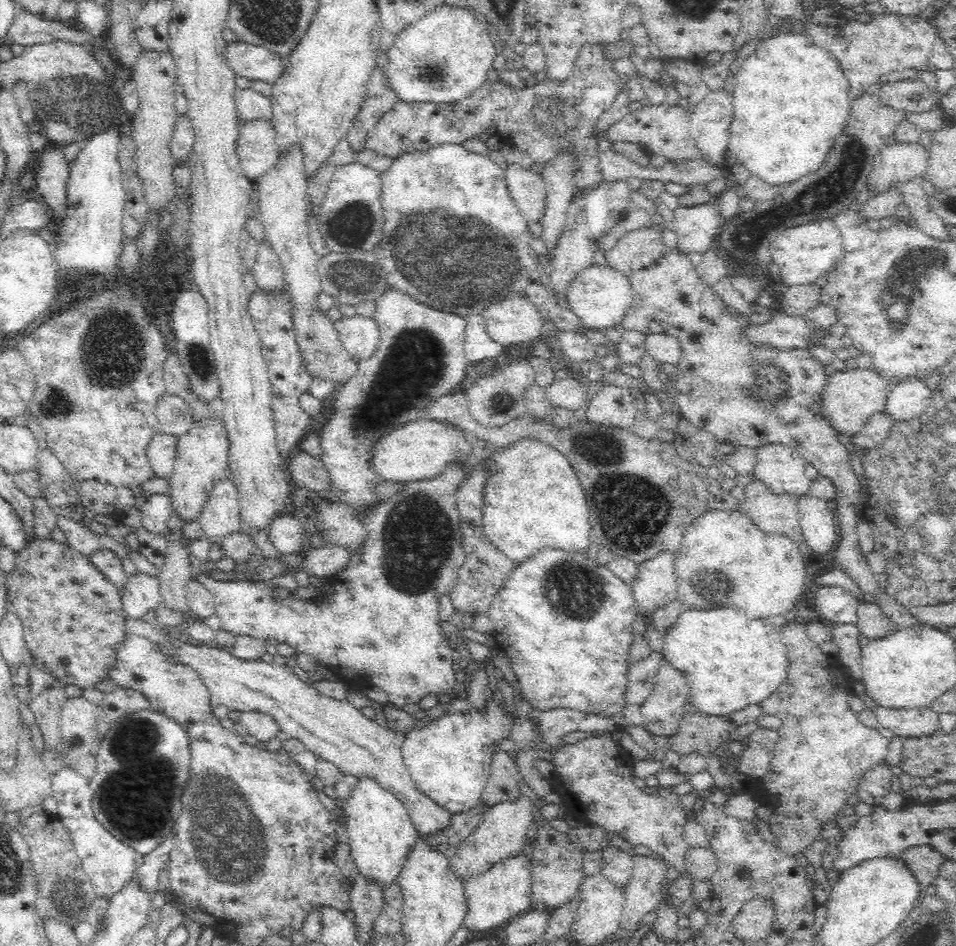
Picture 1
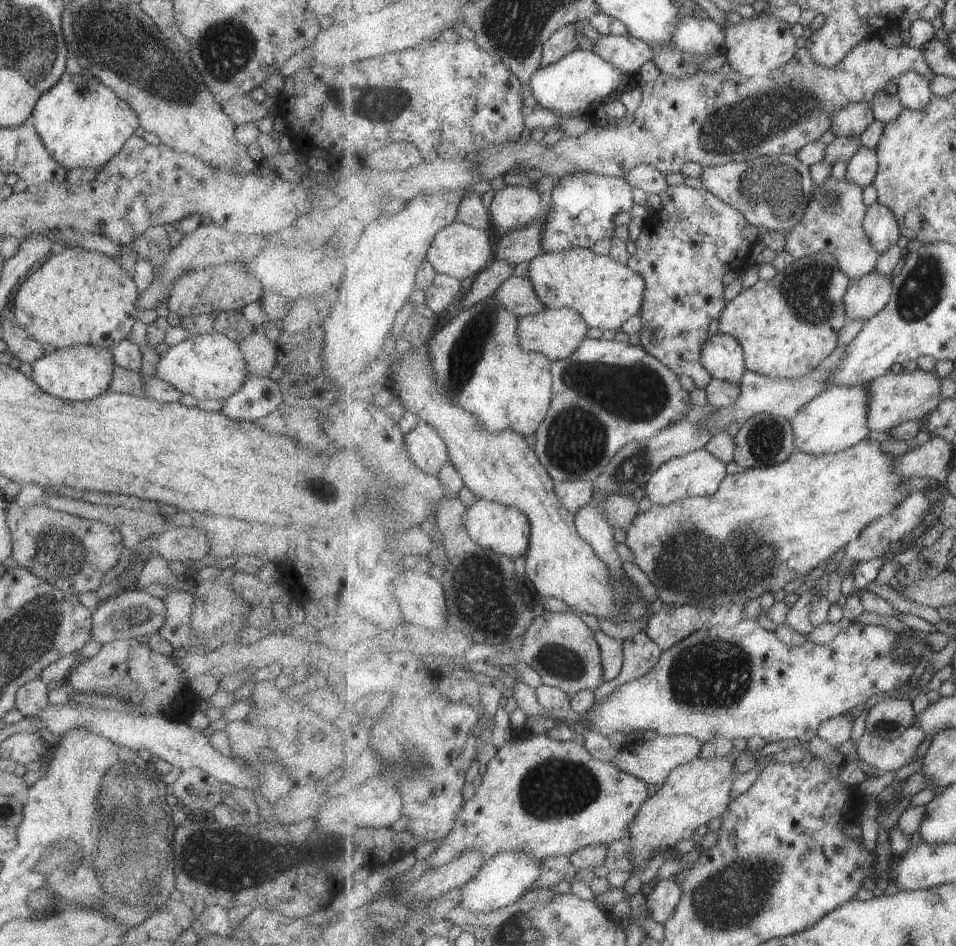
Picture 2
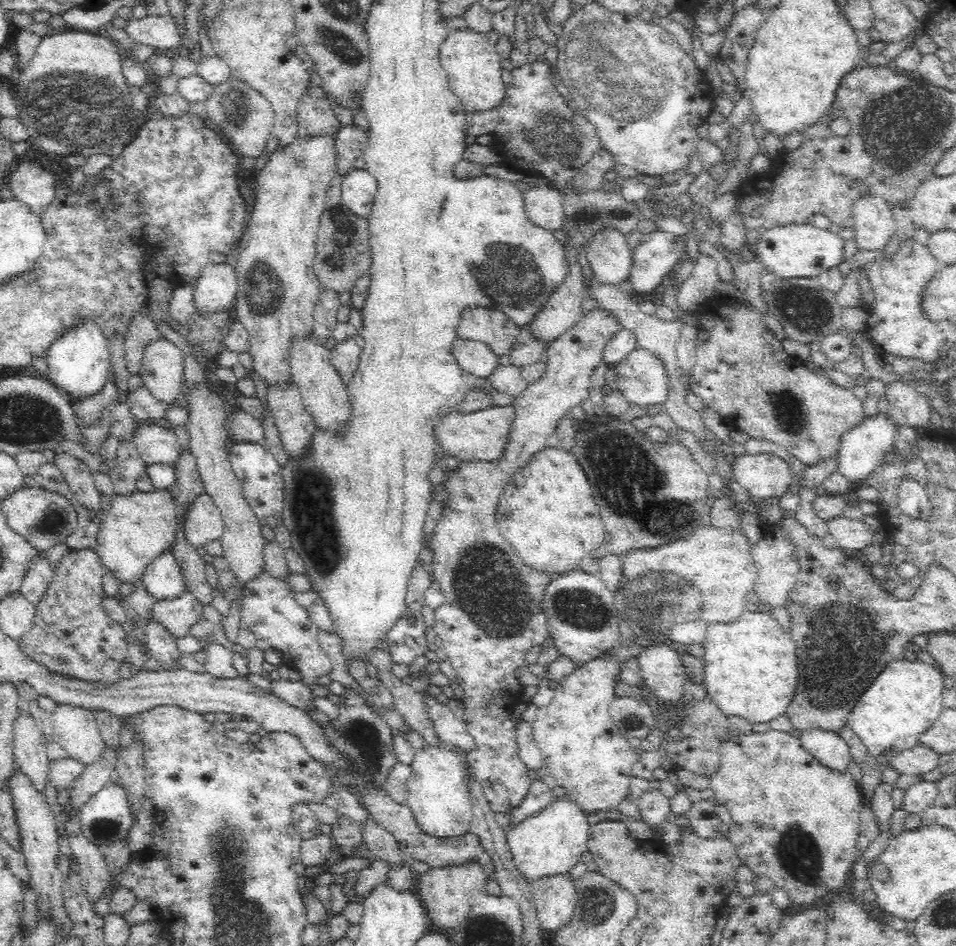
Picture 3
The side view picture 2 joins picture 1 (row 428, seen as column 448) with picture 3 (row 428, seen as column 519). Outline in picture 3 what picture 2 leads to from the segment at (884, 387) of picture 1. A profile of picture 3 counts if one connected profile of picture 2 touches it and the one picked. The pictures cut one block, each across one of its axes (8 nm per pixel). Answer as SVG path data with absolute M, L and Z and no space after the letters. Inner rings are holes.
M724 303L721 305L720 312L704 314L701 325L699 326L696 348L697 360L694 366L692 366L690 380L688 382L688 384L690 384L690 391L698 396L698 398L702 399L702 401L706 403L706 406L716 410L723 419L724 424L734 429L740 429L752 438L770 441L784 447L790 456L794 456L798 461L804 463L805 466L818 464L820 460L837 455L838 447L840 446L840 437L845 432L848 432L850 428L860 424L860 422L864 420L864 411L862 409L863 401L854 395L853 389L833 383L826 375L815 375L812 371L809 371L804 364L797 361L795 357L789 355L782 348L780 340L775 337L770 329L768 329L766 321L764 320L764 314L758 309L742 307L740 305L726 305L726 303Z

